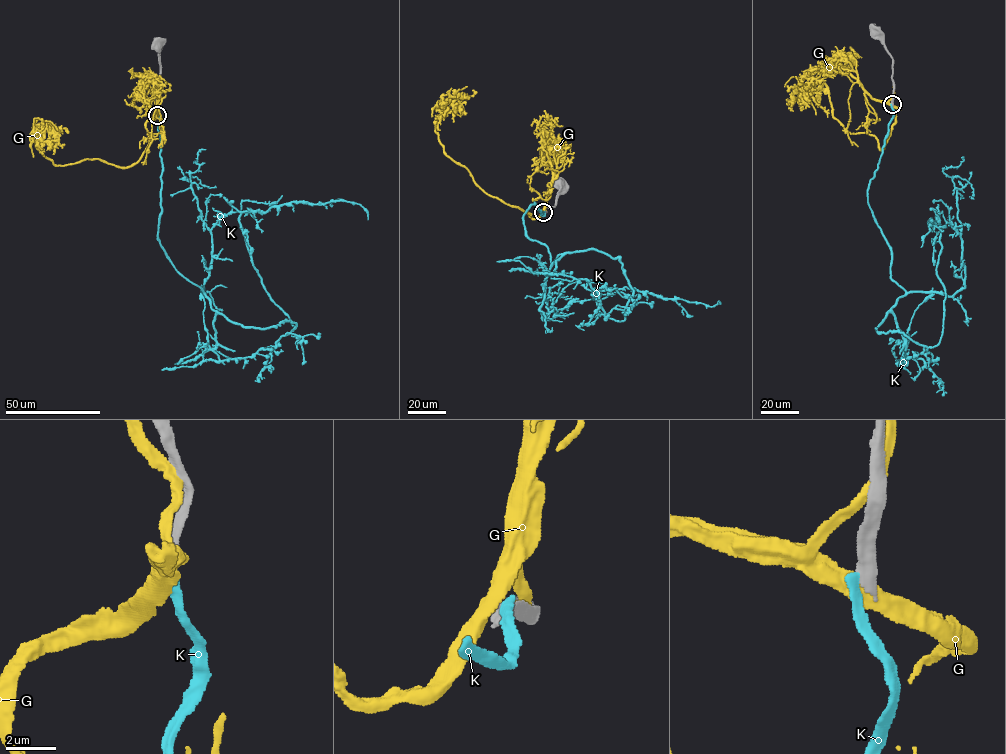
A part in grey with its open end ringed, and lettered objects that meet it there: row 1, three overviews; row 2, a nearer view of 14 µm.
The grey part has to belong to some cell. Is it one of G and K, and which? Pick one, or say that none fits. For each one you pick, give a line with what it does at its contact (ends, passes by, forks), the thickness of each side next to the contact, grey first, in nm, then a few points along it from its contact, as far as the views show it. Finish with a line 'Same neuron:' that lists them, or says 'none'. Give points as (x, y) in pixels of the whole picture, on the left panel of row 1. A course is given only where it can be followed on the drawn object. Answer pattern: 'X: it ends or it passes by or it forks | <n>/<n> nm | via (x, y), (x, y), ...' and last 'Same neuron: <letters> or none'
Same neuron: none

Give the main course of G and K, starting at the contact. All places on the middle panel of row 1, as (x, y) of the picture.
G: (542, 212), (533, 218), (489, 196), (446, 154), (435, 128), (462, 96), (452, 96), (451, 88)
K: (544, 211), (523, 220), (551, 263), (619, 258), (633, 295), (609, 318), (592, 293), (720, 302)

